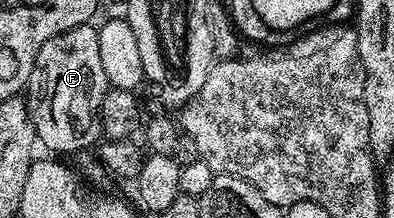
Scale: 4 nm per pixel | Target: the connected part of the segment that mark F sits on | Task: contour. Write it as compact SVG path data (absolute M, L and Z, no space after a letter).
M85 23L80 25L76 29L68 29L68 33L60 33L56 37L52 37L52 41L44 41L44 46L40 48L40 53L36 53L36 61L34 62L34 68L32 69L32 77L29 83L26 85L24 92L24 98L26 100L26 108L30 111L30 120L34 126L34 133L39 144L42 143L47 147L47 152L58 153L54 151L78 151L81 147L86 147L89 143L97 144L100 139L99 132L95 130L99 126L99 111L101 109L101 103L104 101L104 97L108 90L108 84L104 77L104 68L100 66L100 41L98 40L98 27Z

